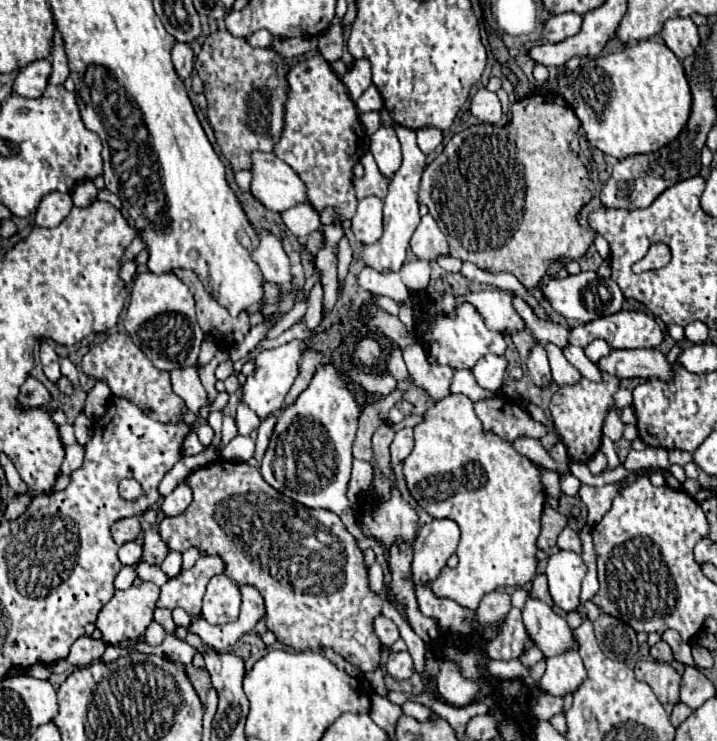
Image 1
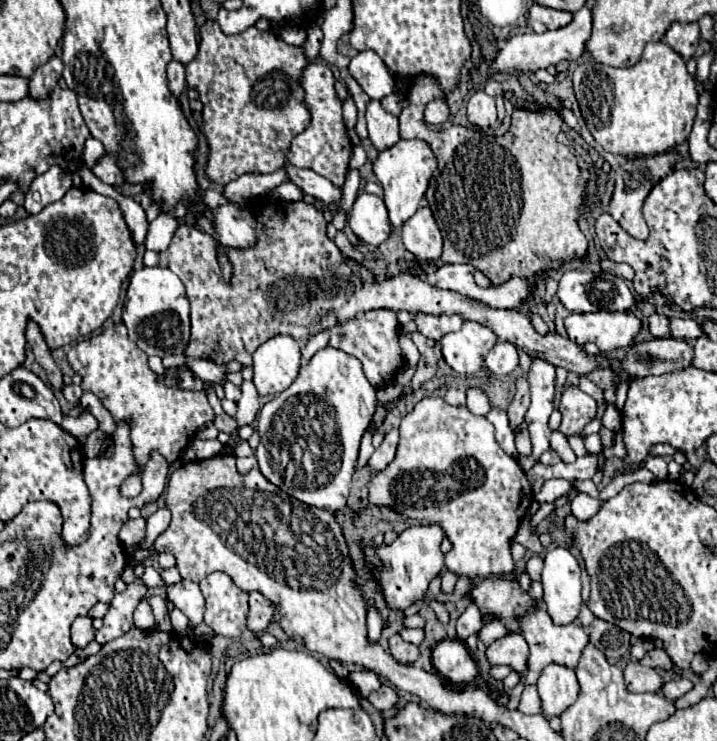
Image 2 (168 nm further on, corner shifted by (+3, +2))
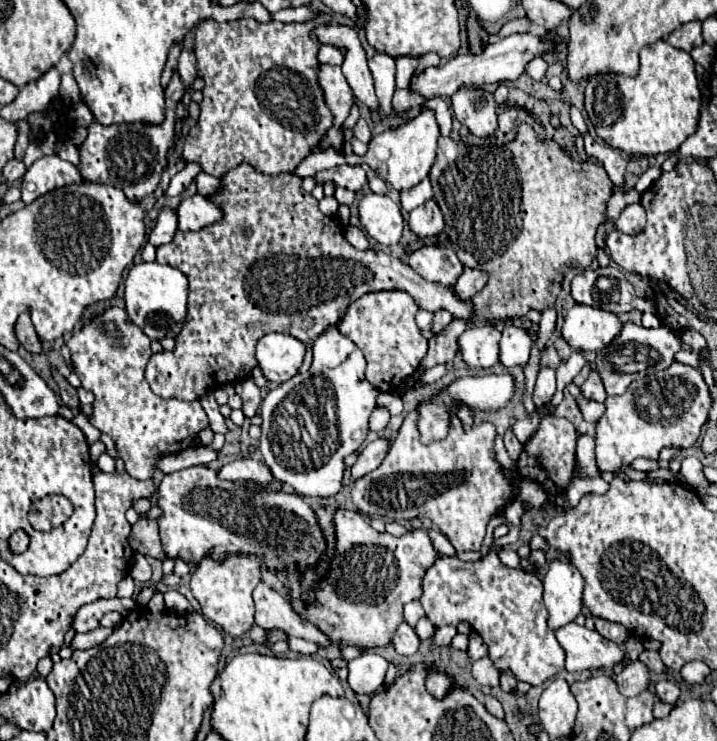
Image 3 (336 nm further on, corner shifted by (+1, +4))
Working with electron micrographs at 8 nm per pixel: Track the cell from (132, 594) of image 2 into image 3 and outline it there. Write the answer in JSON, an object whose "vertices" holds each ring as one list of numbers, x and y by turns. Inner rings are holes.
{"vertices":[[103,627,87,631,87,633,75,633,71,647,73,649,91,649,91,647,99,645,107,635,111,635,111,629,103,629]]}

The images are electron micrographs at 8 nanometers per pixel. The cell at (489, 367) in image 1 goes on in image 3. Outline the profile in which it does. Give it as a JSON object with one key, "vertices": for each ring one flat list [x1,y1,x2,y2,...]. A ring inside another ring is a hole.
{"vertices":[[505,325,503,327,503,339,501,339,501,353,499,359,505,367,515,367,515,365,525,365,531,353,531,335,523,327,515,325]]}

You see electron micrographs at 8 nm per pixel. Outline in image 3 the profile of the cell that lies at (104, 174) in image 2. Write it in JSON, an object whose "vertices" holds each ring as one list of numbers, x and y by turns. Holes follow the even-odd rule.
{"vertices":[[171,77,165,87,165,119,159,125,151,123,113,123,103,127,101,123,91,121,87,127,87,139,79,145,79,175,83,181,103,183,119,187,127,199,141,201,151,195,161,181,161,175,167,167,167,153,175,137,175,105,181,101,185,89,179,77]]}

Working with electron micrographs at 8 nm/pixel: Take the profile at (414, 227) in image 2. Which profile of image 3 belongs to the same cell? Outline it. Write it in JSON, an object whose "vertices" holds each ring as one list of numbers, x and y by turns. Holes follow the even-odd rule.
{"vertices":[[429,199,409,213,409,227,419,237,431,237,443,231,443,213,435,199]]}

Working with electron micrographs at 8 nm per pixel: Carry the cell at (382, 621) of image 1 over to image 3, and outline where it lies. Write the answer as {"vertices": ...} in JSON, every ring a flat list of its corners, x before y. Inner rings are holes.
{"vertices":[[489,551,479,561,461,561,457,557,439,555,435,563,427,569,423,577,423,595,421,605,427,613,427,619,437,625,455,625,455,621,469,621,469,625,479,633,479,637,489,647,489,659,499,669,509,669,517,681,527,681,531,685,541,685,553,677,553,673,563,671,565,651,555,639,555,633,547,627,547,609,541,599,543,585,537,575,525,573,523,569,511,569,503,565,497,557,497,551]]}

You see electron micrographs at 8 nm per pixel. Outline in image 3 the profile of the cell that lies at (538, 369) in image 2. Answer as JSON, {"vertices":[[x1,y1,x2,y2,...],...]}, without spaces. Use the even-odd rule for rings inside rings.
{"vertices":[[541,367,539,377,537,377,537,385,533,391,533,401,537,407,543,407,545,403,551,401,553,395,555,395,555,371,549,367]]}

